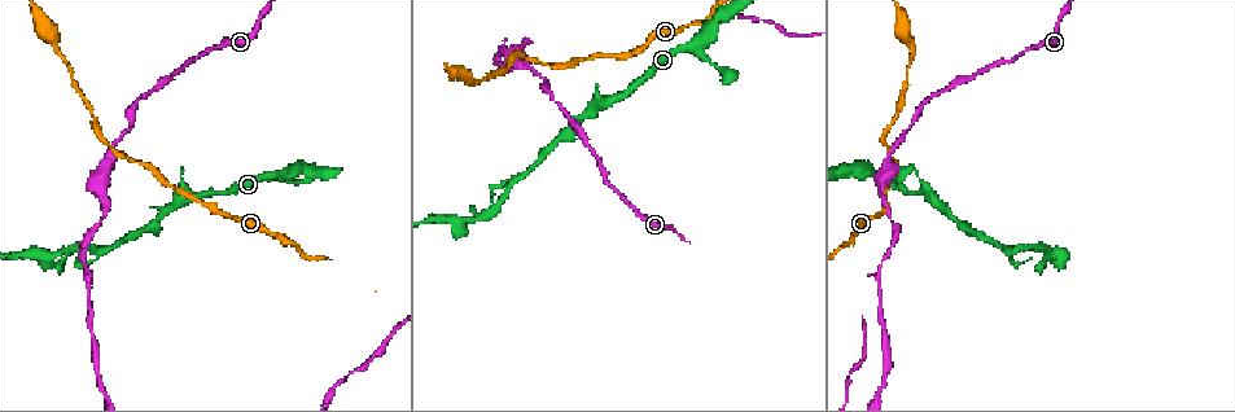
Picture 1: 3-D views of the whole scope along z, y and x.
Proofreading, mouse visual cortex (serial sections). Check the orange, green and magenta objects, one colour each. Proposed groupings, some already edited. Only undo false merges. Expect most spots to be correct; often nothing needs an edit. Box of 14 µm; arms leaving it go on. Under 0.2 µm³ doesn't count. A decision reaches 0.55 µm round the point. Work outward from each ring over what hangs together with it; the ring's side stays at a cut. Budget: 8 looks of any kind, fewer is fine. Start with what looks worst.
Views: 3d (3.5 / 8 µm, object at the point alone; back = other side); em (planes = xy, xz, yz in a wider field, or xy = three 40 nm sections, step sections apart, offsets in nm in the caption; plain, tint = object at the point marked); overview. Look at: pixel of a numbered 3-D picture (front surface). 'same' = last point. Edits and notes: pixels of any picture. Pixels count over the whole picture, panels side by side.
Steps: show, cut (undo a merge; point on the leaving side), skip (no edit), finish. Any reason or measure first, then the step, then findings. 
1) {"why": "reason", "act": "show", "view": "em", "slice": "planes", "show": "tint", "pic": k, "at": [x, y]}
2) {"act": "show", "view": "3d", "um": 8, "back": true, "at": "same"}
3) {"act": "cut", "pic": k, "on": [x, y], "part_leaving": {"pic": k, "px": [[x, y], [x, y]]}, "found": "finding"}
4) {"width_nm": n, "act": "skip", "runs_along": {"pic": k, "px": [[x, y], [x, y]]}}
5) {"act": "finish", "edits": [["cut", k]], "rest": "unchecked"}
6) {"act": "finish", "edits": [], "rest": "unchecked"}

{"why": "calibre changes", "act": "show", "view": "3d", "um": 3.5, "pic": 1, "at": [882, 200]}

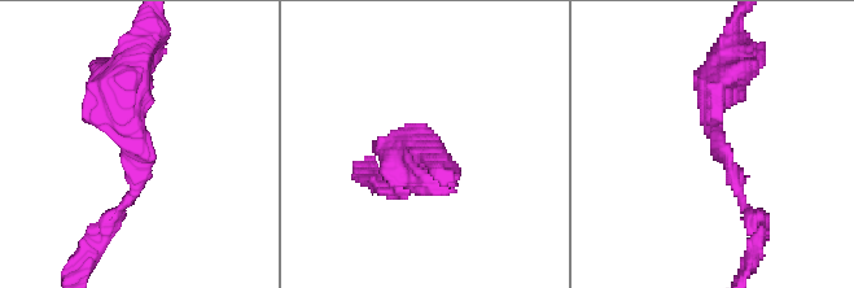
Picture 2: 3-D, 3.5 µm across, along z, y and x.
{"act": "show", "view": "em", "slice": "xy", "step": 2, "show": "tint", "pic": 2, "at": [136, 143]}

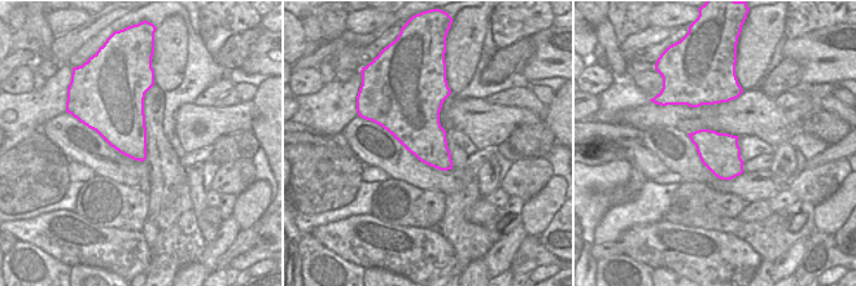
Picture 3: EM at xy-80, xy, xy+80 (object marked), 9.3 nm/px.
{"why": "another direction", "act": "show", "view": "em", "slice": "xy", "step": 3, "show": "tint", "at": "same"}

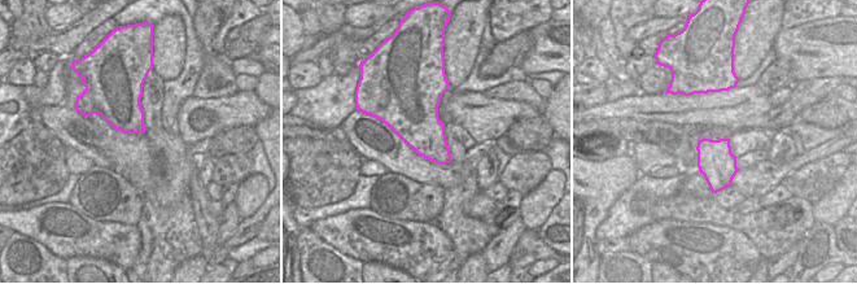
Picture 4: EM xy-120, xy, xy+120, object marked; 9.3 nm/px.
{"act": "skip", "runs_along": {"pic": 2, "px": [[728, 65], [712, 129], [752, 216]]}, "found": "one cell here"}

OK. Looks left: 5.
{"why": "thick turns thin", "act": "show", "view": "3d", "um": 8, "back": true, "pic": 1, "at": [201, 197]}

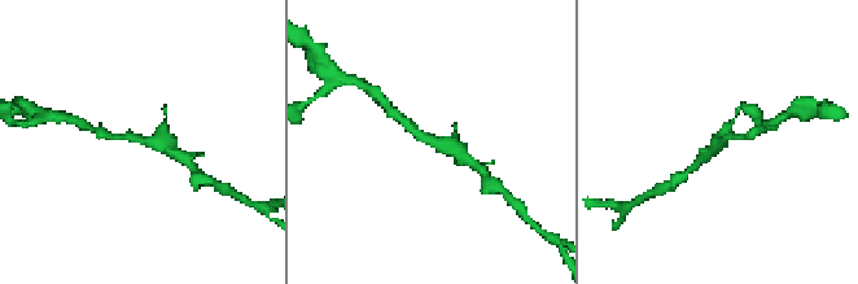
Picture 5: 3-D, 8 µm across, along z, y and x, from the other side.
{"act": "show", "view": "3d", "um": 3.5, "back": true, "pic": 5, "at": [429, 140]}

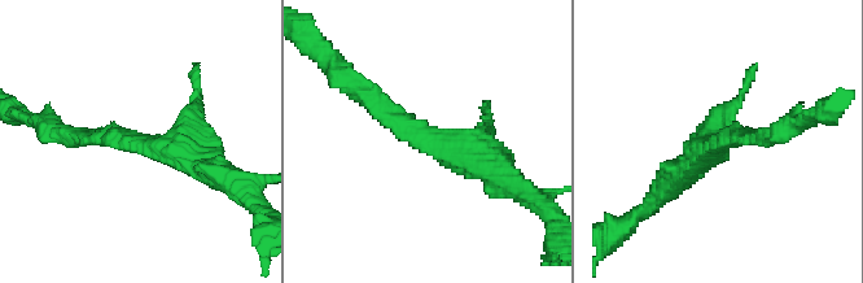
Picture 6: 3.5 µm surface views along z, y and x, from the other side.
{"arm_widths_nm": [200, 450], "act": "show", "view": "em", "slice": "planes", "show": "tint", "pic": 6, "at": [423, 138]}

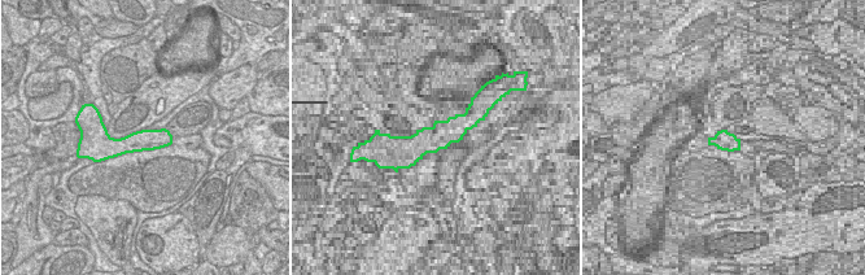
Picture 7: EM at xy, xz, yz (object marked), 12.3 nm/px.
{"act": "skip", "runs_along": {"pic": 6, "px": [[356, 87], [412, 134], [499, 168]]}, "found": "one cell here"}

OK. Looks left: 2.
{"why": "thick turns thin", "act": "show", "view": "3d", "um": 3.5, "pic": 1, "at": [434, 218]}

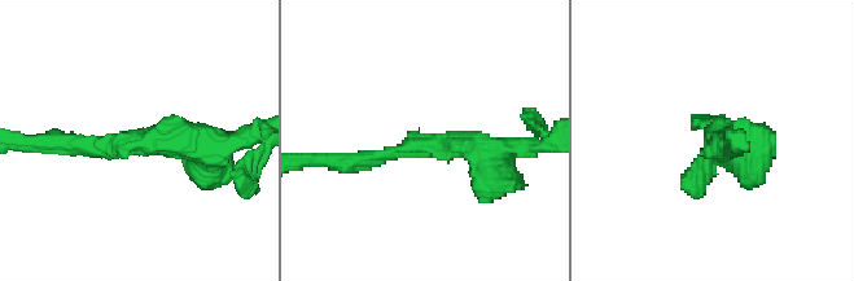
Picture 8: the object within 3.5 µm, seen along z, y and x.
{"act": "show", "view": "em", "slice": "xy", "step": 5, "show": "tint", "pic": 8, "at": [129, 142]}

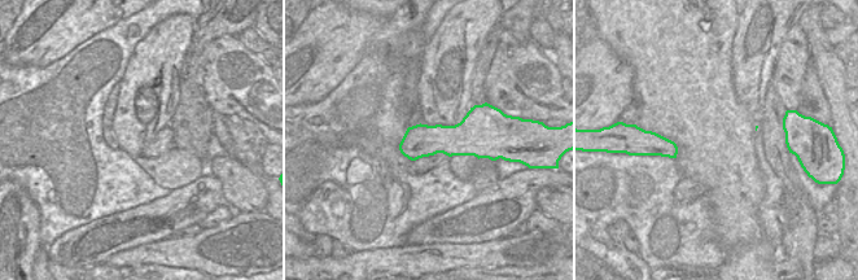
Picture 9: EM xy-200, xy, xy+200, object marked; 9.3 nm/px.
{"act": "skip", "runs_along": {"pic": 8, "px": [[507, 145], [363, 158]]}, "found": "continuous, no second cell"}

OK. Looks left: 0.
{"act": "finish", "edits": [], "rest": "unchecked"}

